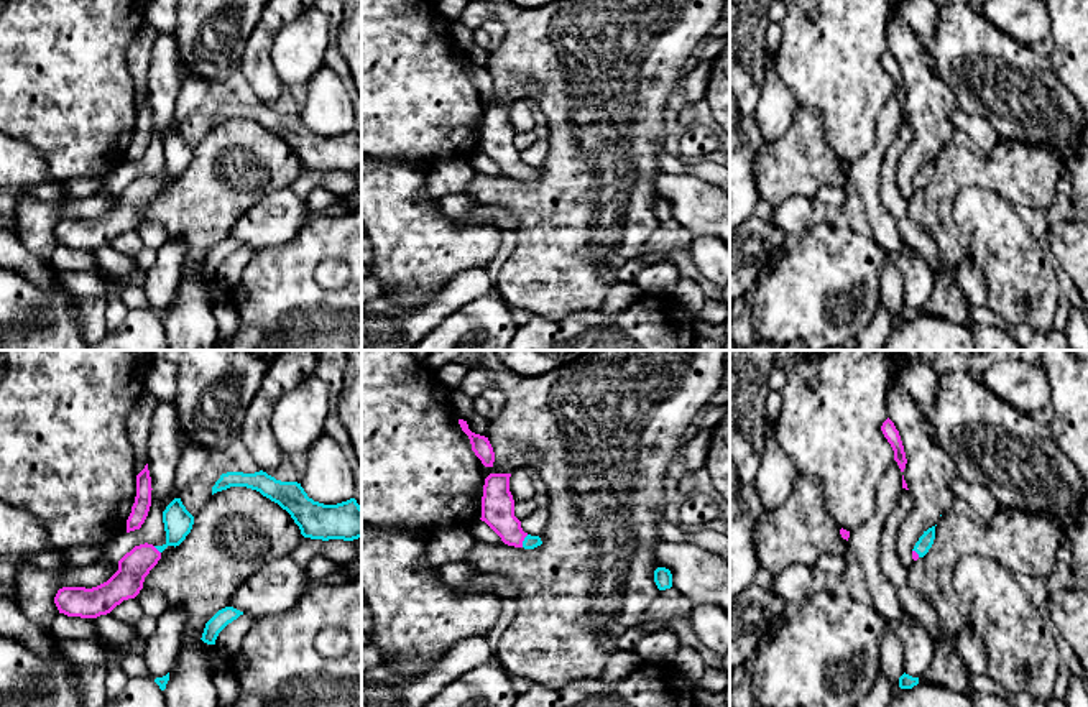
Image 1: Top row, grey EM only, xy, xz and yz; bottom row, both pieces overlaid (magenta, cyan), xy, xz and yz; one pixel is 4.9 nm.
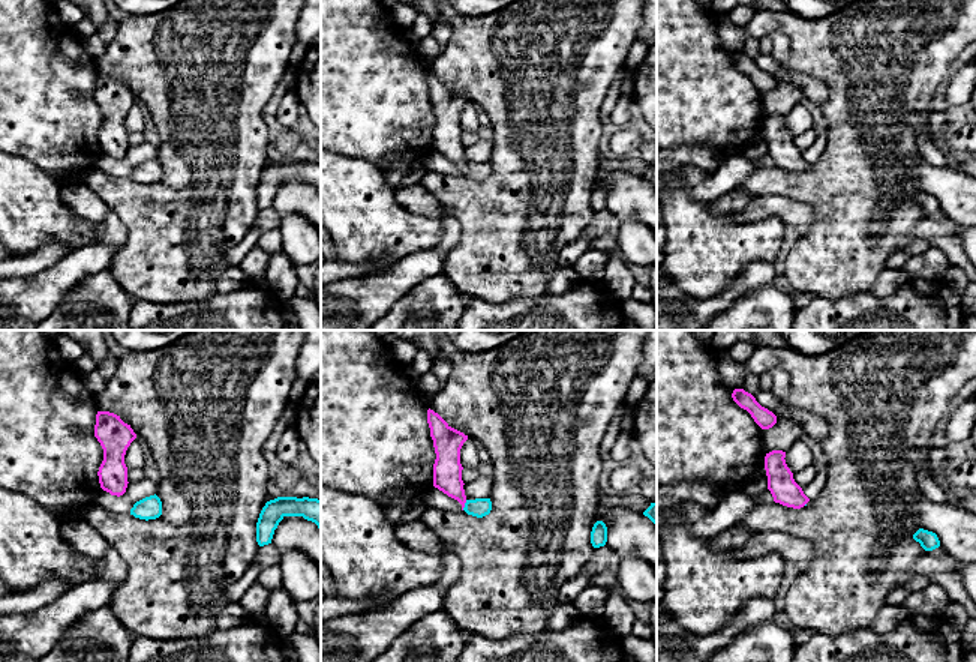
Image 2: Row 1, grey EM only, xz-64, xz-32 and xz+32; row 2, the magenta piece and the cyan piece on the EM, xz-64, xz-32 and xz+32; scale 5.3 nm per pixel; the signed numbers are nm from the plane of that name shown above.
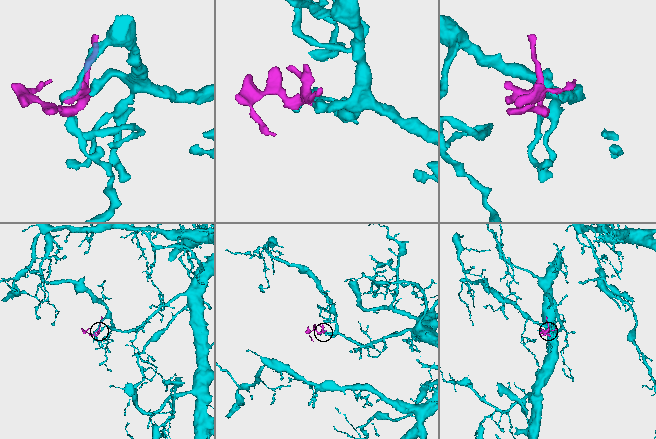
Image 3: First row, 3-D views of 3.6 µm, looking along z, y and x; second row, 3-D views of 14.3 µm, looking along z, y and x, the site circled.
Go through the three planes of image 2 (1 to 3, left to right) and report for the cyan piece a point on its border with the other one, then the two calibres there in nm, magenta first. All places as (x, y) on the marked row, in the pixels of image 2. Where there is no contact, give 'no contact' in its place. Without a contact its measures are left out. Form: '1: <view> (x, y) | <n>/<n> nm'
1: no contact
2: xz-32 (464, 505) | 160/100 nm
3: no contact

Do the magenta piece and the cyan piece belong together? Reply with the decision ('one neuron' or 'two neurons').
one neuron

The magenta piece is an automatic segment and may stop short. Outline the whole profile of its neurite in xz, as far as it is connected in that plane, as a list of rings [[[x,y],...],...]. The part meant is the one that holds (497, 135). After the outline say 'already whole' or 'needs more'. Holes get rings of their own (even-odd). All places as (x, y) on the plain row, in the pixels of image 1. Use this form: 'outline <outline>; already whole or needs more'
outline [[[490,105],[485,110],[482,128],[482,153],[485,153],[505,176],[534,181],[542,176],[539,168],[523,163],[514,148],[514,132],[509,123],[511,105]]]; needs more

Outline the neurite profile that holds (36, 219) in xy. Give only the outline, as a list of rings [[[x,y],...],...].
[[[25,196],[18,201],[18,237],[30,253],[49,266],[59,245],[54,229],[62,219],[66,219],[66,197],[58,202],[44,202]]]

